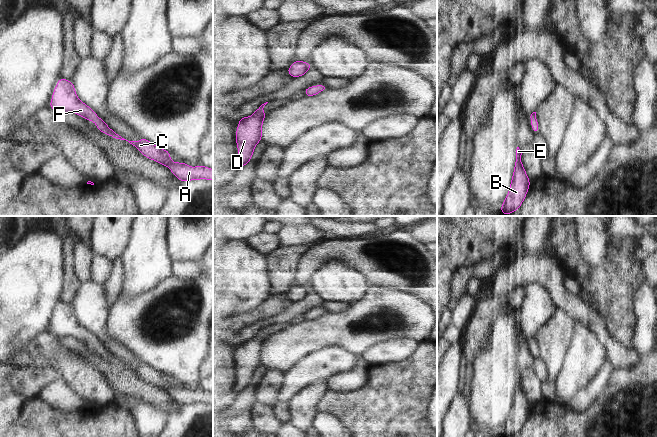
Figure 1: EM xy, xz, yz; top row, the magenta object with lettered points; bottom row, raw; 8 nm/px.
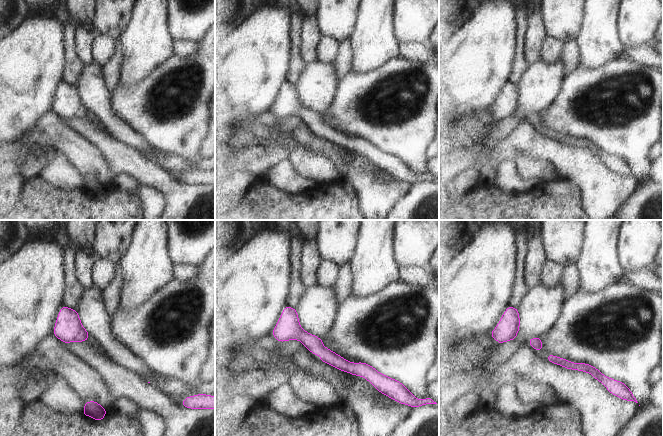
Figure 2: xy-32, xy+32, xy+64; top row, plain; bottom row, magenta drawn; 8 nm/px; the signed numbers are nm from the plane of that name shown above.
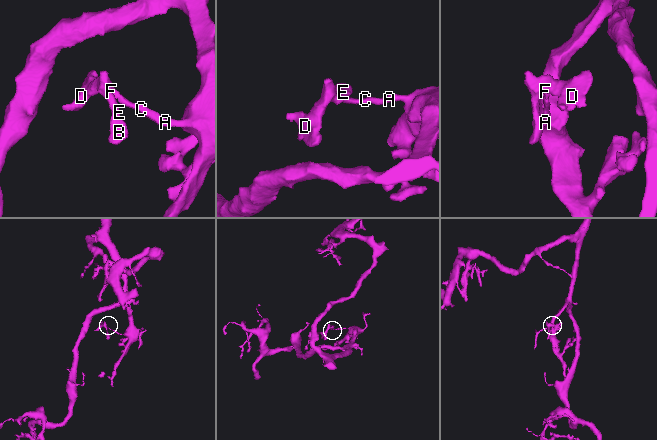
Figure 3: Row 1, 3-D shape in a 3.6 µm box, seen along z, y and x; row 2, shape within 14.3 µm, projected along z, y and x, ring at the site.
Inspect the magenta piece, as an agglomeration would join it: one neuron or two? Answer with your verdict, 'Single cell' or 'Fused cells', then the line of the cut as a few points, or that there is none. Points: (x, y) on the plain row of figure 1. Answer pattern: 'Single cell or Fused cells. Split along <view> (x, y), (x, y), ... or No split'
Single cell. No split

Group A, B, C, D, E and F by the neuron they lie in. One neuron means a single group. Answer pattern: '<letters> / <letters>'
A B C D E F

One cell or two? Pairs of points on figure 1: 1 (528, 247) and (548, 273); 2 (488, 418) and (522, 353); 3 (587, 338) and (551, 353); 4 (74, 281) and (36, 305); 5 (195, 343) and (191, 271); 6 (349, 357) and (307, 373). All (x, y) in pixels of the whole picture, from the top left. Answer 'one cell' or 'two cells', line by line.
1: two cells
2: two cells
3: two cells
4: two cells
5: two cells
6: one cell

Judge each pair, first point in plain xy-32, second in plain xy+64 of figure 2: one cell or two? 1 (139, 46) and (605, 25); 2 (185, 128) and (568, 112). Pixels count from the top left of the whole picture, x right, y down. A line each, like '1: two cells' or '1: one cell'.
1: one cell
2: one cell

